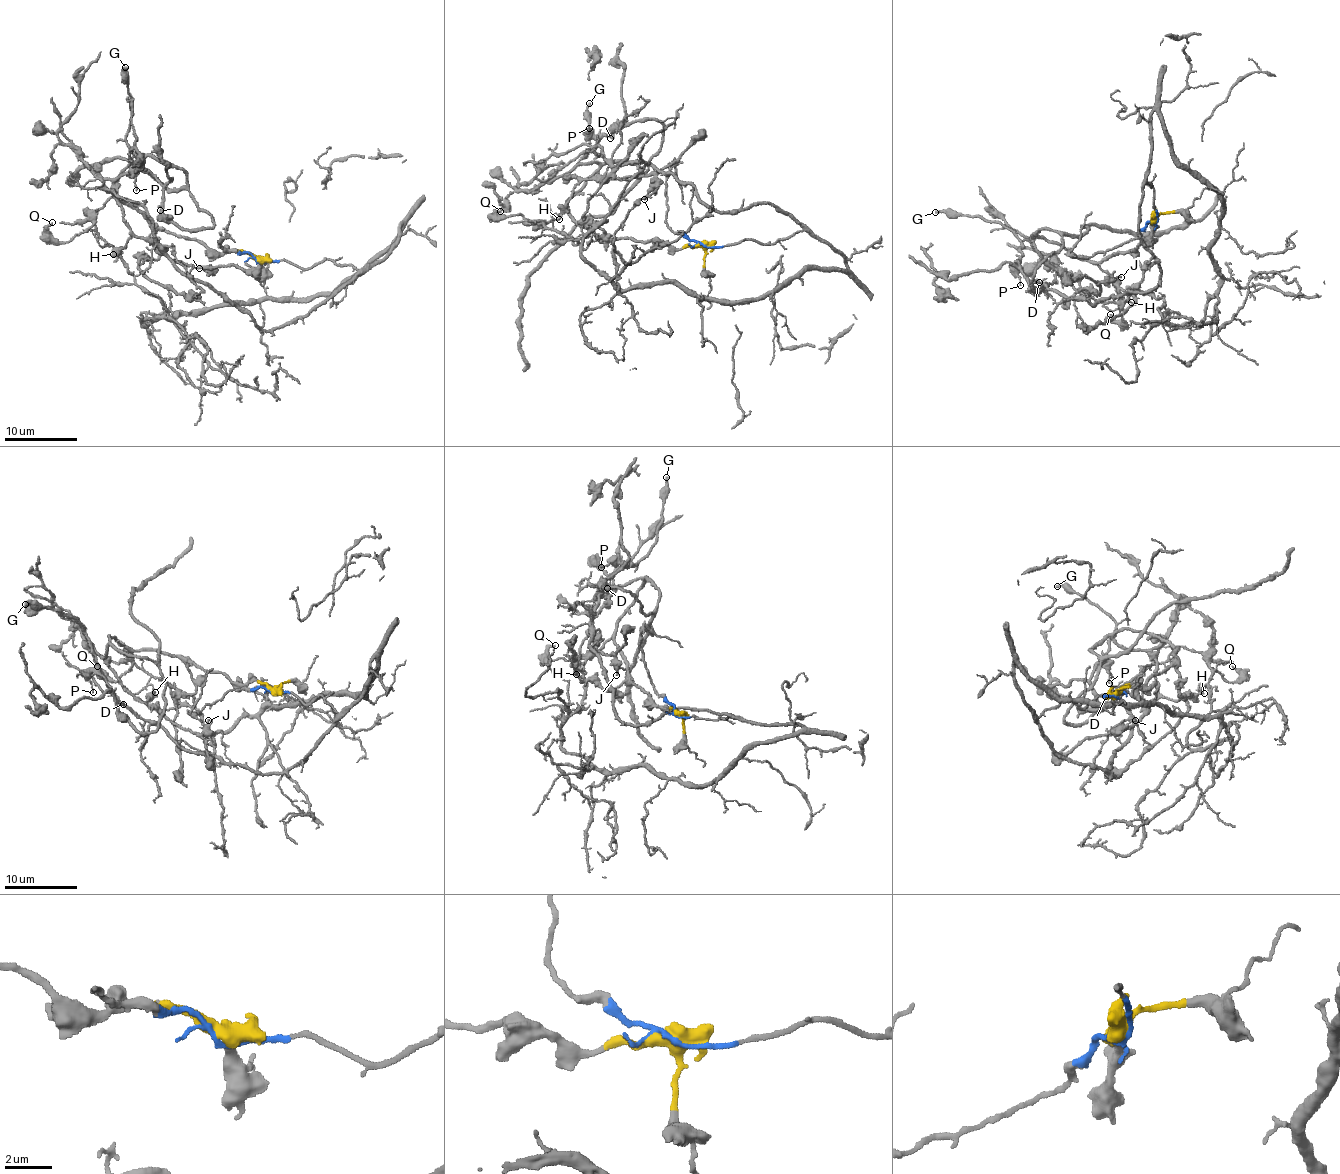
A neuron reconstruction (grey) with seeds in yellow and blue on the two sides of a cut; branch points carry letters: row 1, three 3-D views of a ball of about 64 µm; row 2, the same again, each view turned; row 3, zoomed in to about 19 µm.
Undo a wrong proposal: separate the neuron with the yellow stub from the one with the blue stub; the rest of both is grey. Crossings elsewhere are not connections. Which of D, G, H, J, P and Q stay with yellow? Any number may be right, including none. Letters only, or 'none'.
D, G, H, J, P, Q

